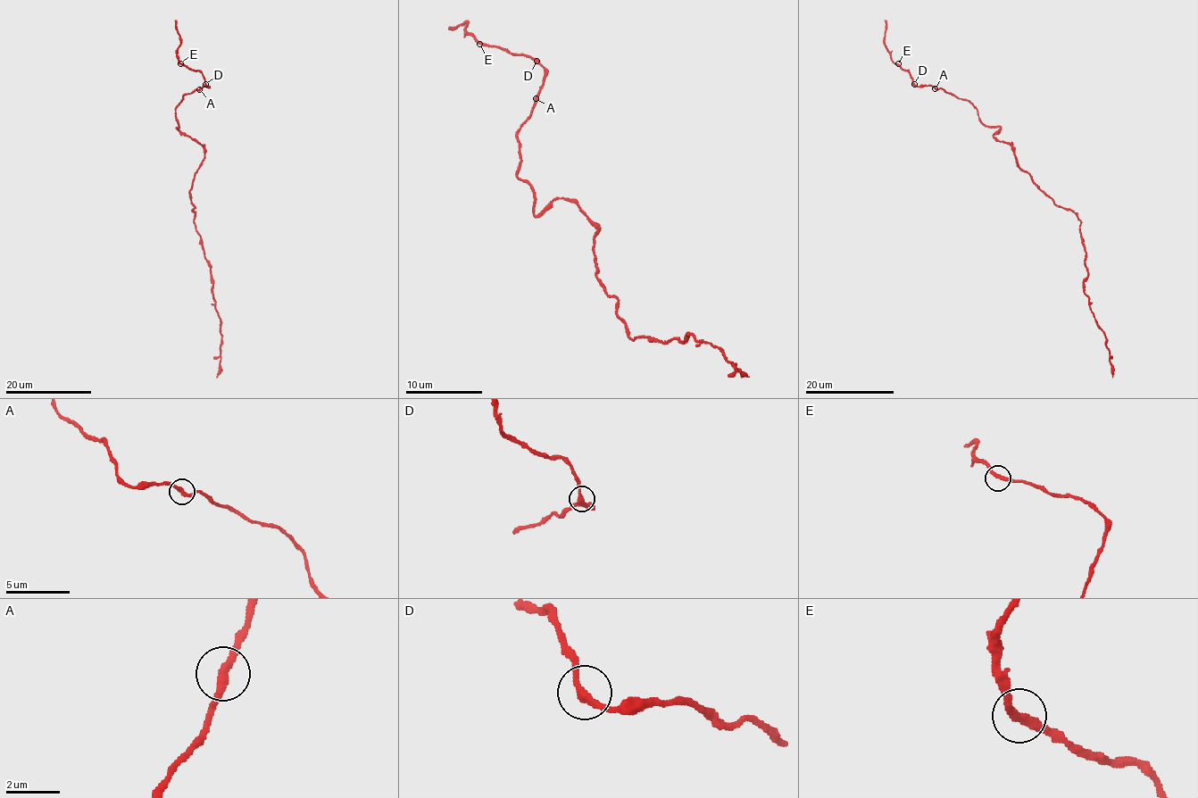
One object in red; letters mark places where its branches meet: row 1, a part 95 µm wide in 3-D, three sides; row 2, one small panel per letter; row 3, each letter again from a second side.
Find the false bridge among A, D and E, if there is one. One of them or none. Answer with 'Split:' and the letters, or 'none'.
Split: none

